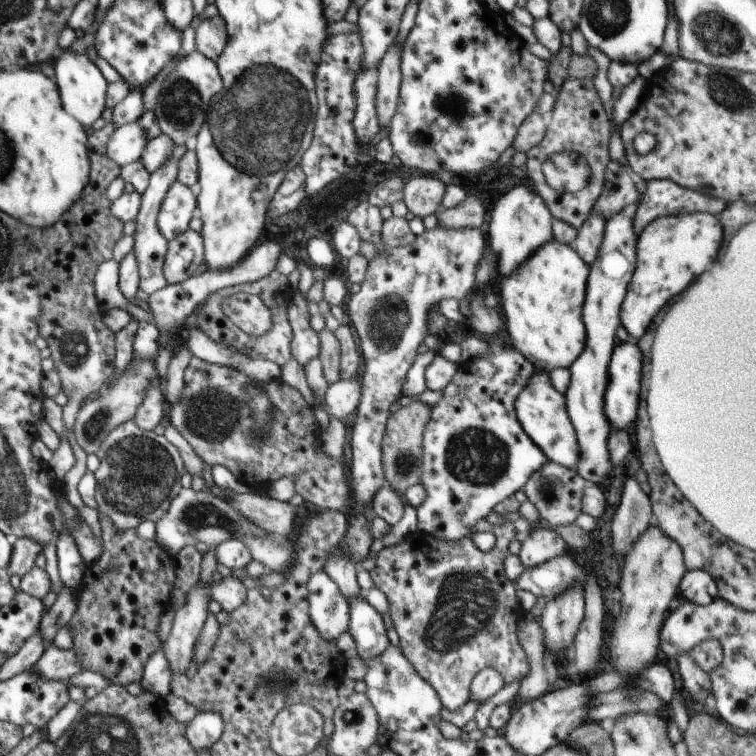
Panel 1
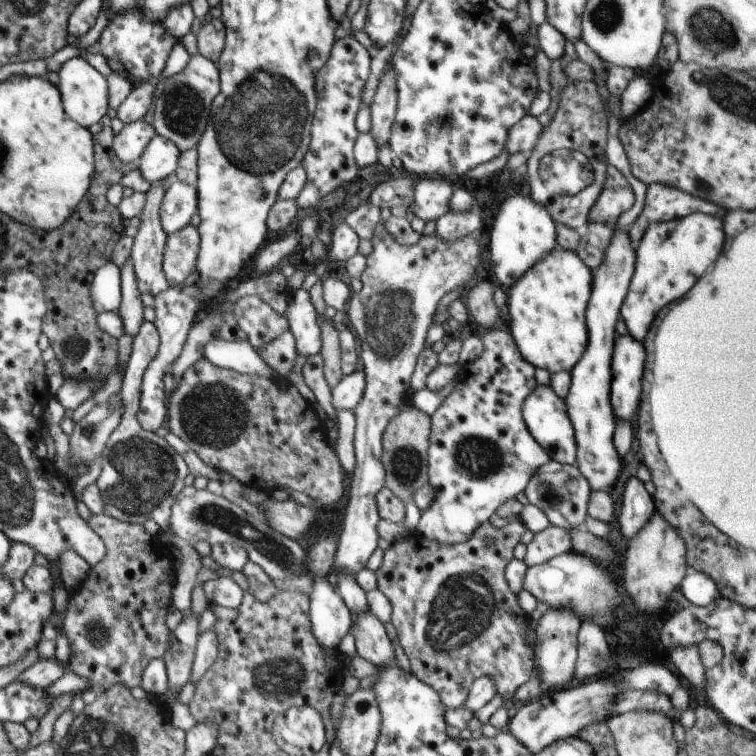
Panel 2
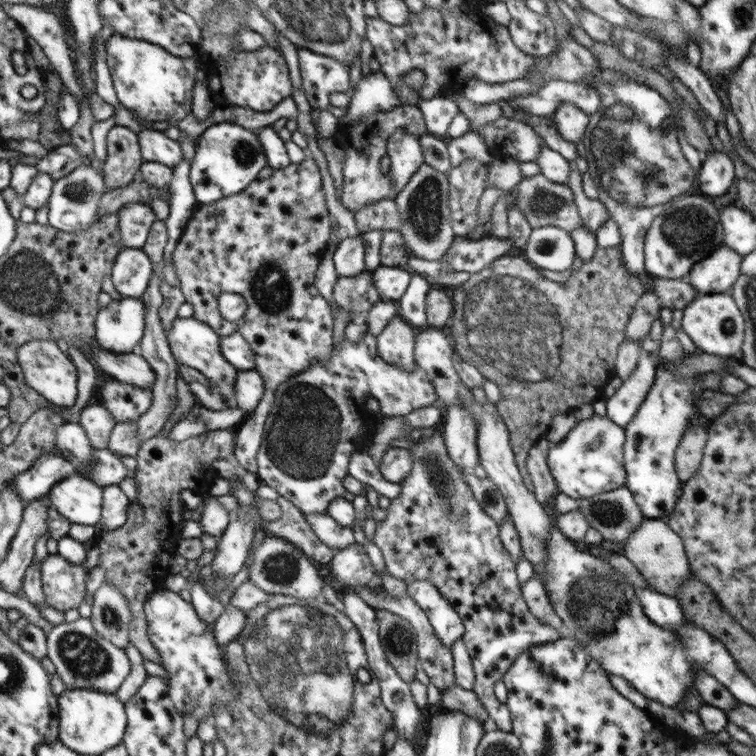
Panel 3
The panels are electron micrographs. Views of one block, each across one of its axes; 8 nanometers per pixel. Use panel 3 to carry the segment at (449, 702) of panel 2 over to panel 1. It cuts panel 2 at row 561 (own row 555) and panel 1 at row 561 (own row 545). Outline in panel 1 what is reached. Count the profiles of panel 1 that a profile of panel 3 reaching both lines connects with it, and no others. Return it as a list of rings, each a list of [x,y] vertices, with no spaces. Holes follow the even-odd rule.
[[[484,519],[472,531],[492,532],[497,538],[495,546],[483,552],[470,536],[453,541],[434,537],[428,541],[424,536],[414,536],[382,549],[377,554],[376,566],[369,570],[375,586],[387,596],[389,614],[404,656],[418,676],[432,686],[443,707],[450,712],[456,712],[469,701],[472,679],[484,668],[496,667],[505,685],[514,680],[521,682],[530,672],[528,656],[518,640],[518,621],[524,616],[524,610],[516,598],[515,583],[510,582],[504,572],[504,559],[508,556],[510,542],[515,540],[516,527],[510,521],[491,525]]]

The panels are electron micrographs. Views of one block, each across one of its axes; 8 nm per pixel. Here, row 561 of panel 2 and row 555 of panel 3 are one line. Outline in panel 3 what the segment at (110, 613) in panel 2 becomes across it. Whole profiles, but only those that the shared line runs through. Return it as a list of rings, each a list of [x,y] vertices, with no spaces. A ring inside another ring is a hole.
[[[232,429],[228,430],[219,430],[214,431],[211,433],[205,433],[203,430],[200,431],[196,438],[190,438],[183,442],[173,442],[169,440],[169,436],[158,436],[158,433],[155,434],[153,438],[149,440],[144,440],[141,442],[140,450],[138,450],[138,455],[135,457],[137,461],[137,468],[135,470],[135,475],[133,476],[134,481],[136,482],[136,490],[138,490],[138,494],[136,494],[137,498],[135,501],[129,500],[129,510],[127,512],[127,522],[112,530],[110,533],[100,534],[100,536],[95,538],[94,543],[96,543],[96,547],[100,549],[100,562],[97,565],[102,568],[105,572],[105,581],[106,583],[112,583],[112,585],[116,585],[118,591],[122,592],[126,601],[128,601],[128,607],[130,607],[130,624],[128,624],[128,632],[129,632],[129,642],[132,643],[138,650],[143,654],[143,656],[151,660],[154,664],[159,664],[160,655],[158,655],[158,651],[156,651],[156,647],[154,647],[154,643],[150,641],[150,637],[148,637],[148,627],[147,627],[147,620],[145,619],[145,612],[144,612],[144,603],[147,599],[148,595],[152,593],[154,590],[158,590],[161,586],[162,580],[166,578],[170,573],[170,560],[174,556],[174,550],[177,546],[177,541],[181,538],[178,532],[180,531],[181,526],[185,524],[185,521],[181,517],[181,513],[183,512],[183,503],[181,501],[181,492],[183,490],[196,490],[198,487],[204,483],[208,482],[208,478],[217,478],[214,476],[214,472],[212,472],[212,463],[215,460],[220,459],[228,459],[234,456],[234,445],[235,445],[235,431]]]

